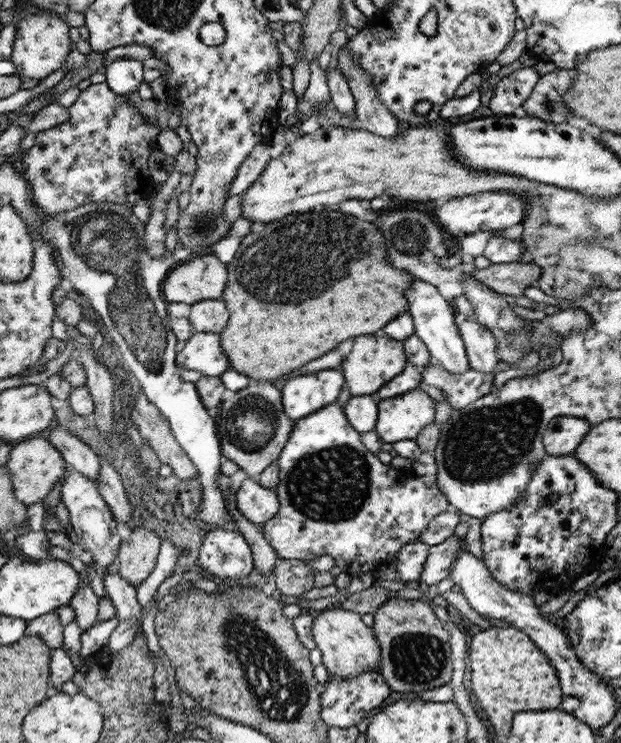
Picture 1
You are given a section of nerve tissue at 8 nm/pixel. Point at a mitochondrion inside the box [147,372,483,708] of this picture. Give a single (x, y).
(329, 484)

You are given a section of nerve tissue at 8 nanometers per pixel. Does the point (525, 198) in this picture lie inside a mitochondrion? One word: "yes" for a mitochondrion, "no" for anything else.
no

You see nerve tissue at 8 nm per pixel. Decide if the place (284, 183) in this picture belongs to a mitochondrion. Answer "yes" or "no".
no

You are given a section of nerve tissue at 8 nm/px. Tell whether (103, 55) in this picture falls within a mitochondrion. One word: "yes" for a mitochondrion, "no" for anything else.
no

